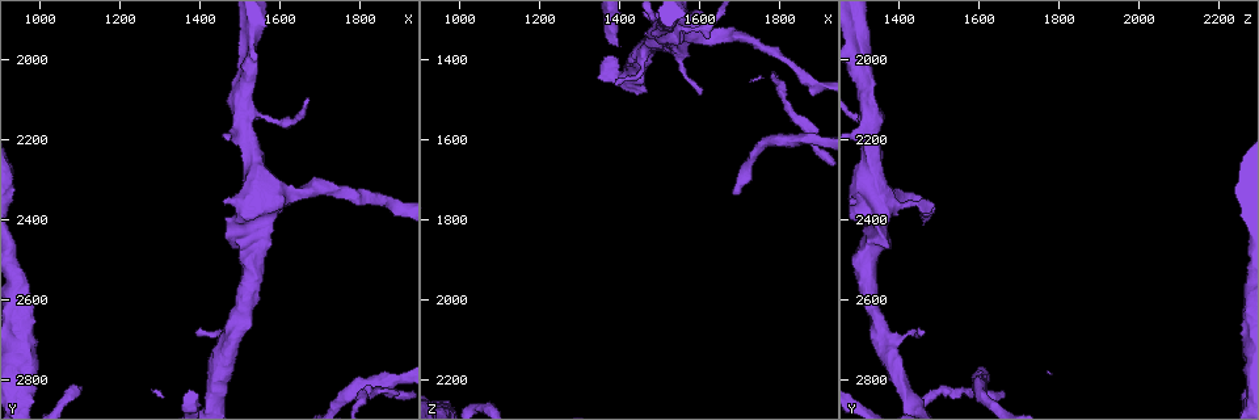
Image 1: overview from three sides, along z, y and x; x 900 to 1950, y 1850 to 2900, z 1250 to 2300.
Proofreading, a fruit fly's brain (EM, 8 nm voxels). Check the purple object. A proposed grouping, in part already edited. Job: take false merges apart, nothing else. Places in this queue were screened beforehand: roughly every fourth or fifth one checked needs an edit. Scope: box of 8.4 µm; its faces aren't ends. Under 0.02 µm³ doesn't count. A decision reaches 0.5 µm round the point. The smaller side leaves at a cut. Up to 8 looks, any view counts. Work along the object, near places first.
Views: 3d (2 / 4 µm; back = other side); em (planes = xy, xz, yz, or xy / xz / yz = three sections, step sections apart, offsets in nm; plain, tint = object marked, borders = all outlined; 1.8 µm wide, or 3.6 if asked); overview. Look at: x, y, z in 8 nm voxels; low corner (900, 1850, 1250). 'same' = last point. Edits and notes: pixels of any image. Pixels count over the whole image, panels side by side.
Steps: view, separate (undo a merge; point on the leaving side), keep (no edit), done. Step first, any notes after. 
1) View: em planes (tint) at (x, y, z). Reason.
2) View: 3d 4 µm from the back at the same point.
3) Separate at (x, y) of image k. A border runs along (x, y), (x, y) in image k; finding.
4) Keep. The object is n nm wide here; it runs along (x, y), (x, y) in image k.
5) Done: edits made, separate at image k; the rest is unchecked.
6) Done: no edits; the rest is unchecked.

View: 3d 2 µm at (1865, 2810, 1595).

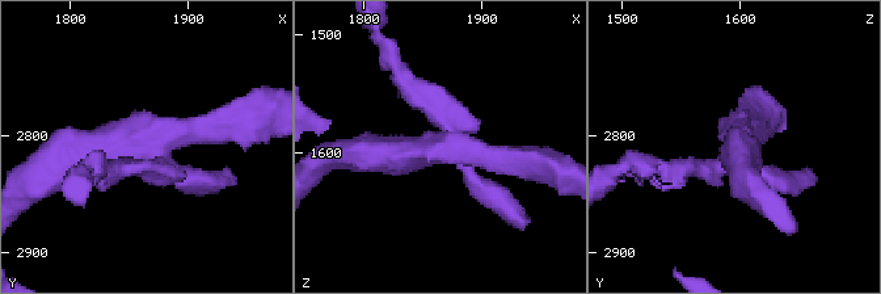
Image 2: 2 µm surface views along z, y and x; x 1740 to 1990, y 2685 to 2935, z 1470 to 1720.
View: em xy step 16 (tint) at (1864, 2814, 1594).

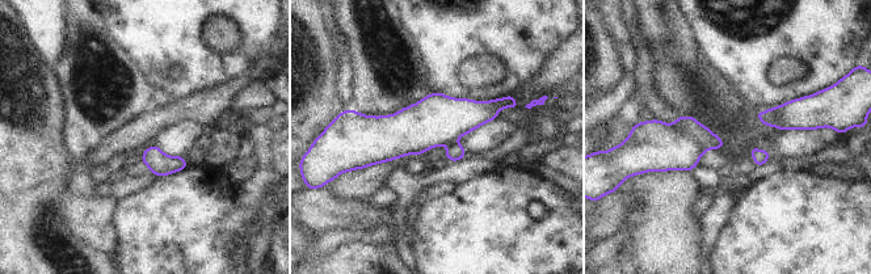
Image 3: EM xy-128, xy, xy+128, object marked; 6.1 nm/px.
View: em planes (tint) at the same point.

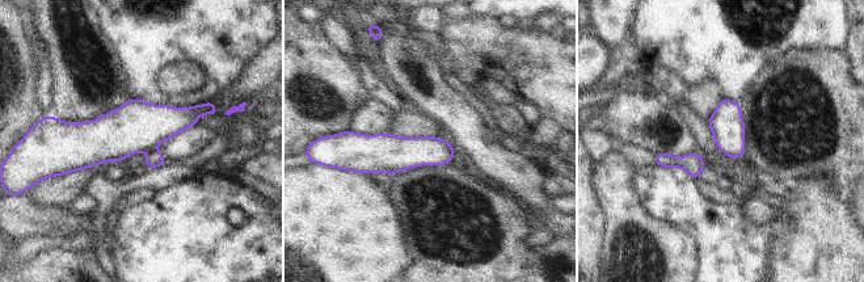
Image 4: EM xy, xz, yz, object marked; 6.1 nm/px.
Separate at (135, 126) of image 4. A border runs along (152, 148), (148, 152) in image 4; a second cell is stuck on.

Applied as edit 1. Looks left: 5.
View: overview.

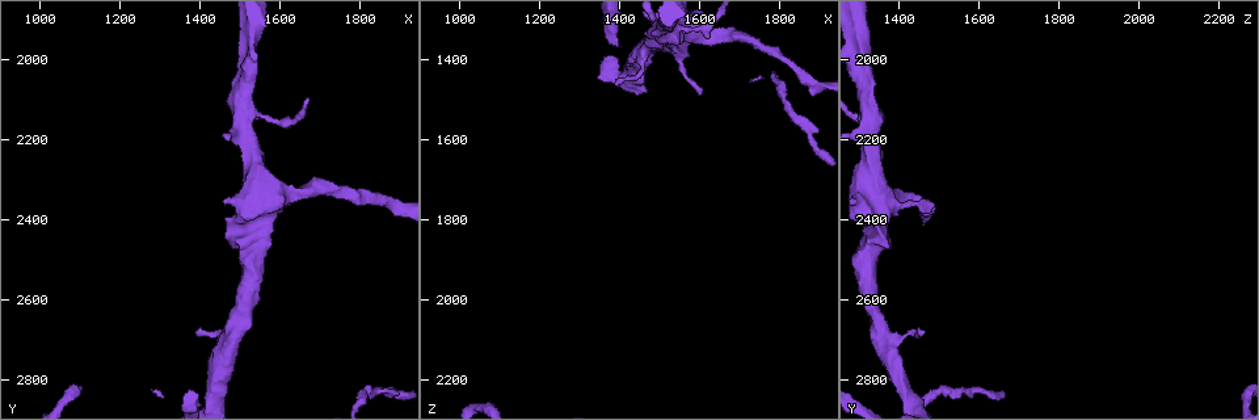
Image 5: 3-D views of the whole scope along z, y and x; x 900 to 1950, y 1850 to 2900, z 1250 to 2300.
View: 3d 4 µm from the back at (1590, 2340, 1320).

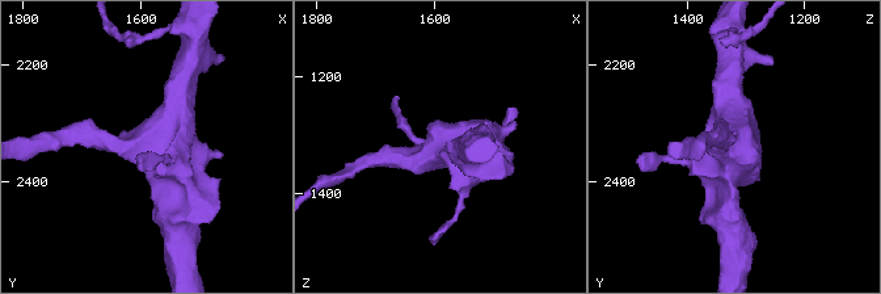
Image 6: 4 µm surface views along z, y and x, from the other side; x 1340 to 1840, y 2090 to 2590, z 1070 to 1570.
View: em 3.6 µm planes (tint) at (1590, 2340, 1320). Now the EM.

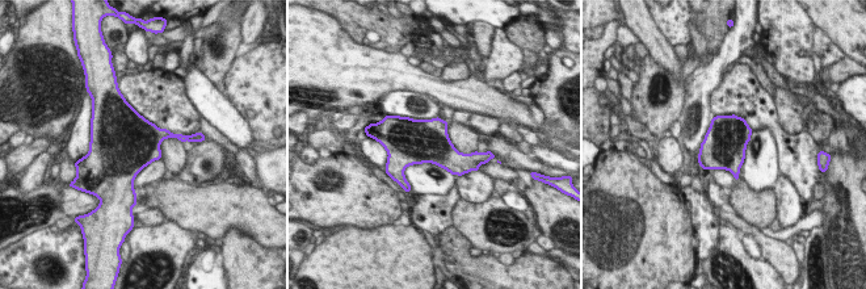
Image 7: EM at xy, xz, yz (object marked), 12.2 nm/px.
Keep. The object is 550 nm wide here; one cell here.

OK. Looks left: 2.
Done: edits made, separate at image 4; the rest is unchecked.

